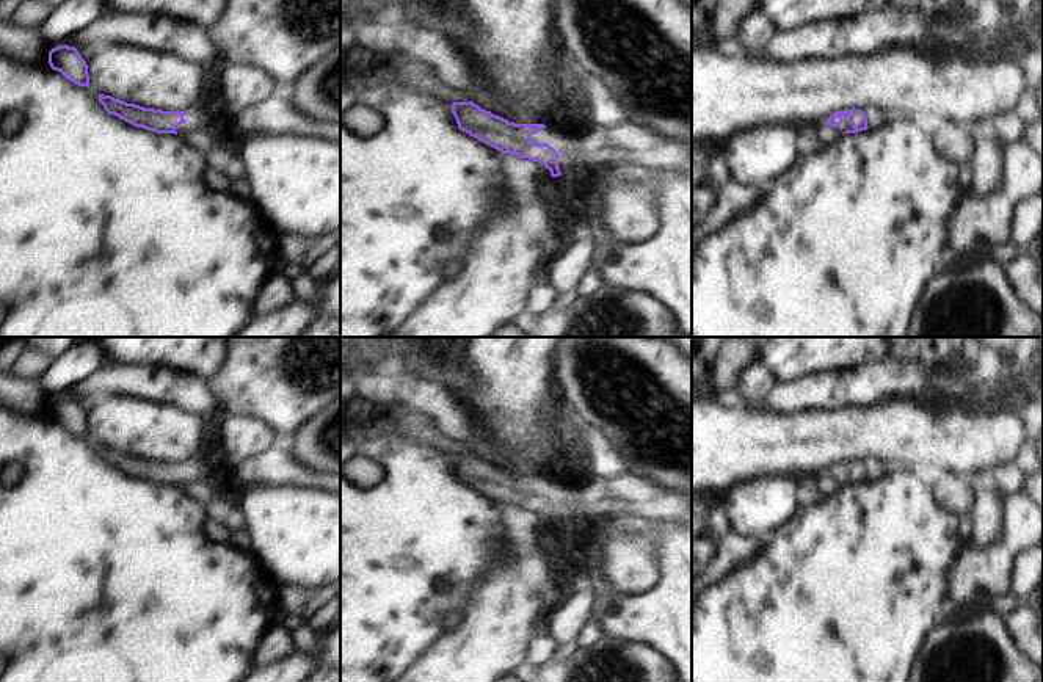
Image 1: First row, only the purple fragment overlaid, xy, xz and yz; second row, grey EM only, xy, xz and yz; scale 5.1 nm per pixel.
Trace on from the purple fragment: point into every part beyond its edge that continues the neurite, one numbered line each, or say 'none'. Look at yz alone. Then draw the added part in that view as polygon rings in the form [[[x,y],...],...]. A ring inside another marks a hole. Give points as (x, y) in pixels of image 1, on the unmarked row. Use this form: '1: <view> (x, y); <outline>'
1: yz (828, 485); [[[842,467],[842,475],[839,478],[830,478],[830,477],[822,477],[822,492],[820,495],[827,495],[834,492],[836,489],[839,489],[845,481],[853,481],[855,478],[852,475],[847,473],[845,470],[847,467]]]

